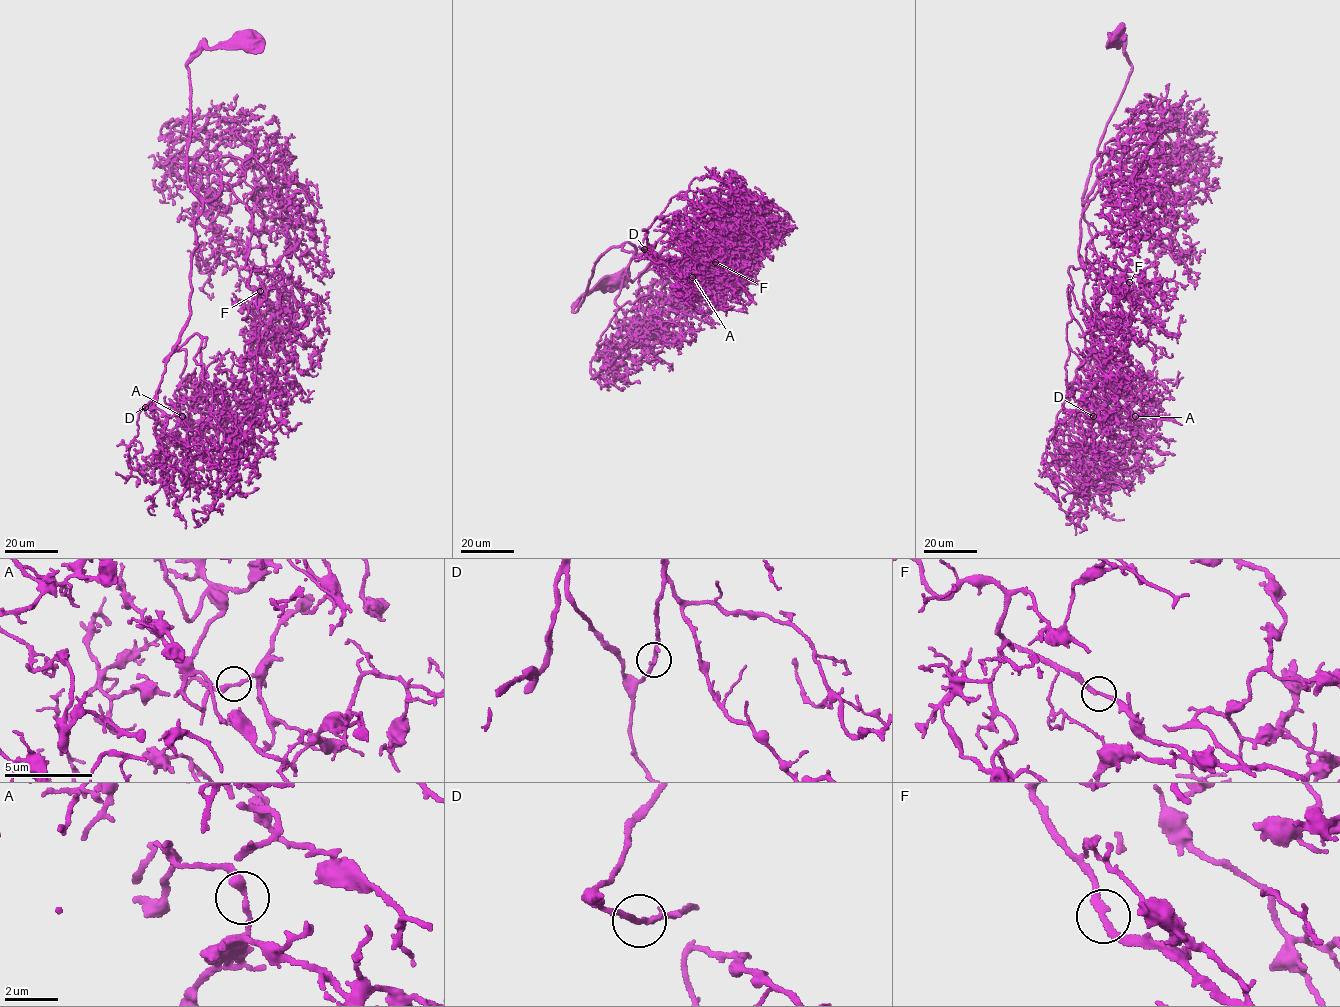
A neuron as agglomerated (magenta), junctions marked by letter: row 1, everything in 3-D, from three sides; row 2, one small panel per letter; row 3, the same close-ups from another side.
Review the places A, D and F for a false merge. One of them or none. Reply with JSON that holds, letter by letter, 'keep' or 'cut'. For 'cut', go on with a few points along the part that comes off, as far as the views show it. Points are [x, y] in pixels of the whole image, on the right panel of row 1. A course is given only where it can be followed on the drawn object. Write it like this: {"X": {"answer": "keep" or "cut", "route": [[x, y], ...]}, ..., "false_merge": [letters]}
{"A": {"answer": "keep"}, "D": {"answer": "keep"}, "F": {"answer": "keep"}, "false_merge": []}

